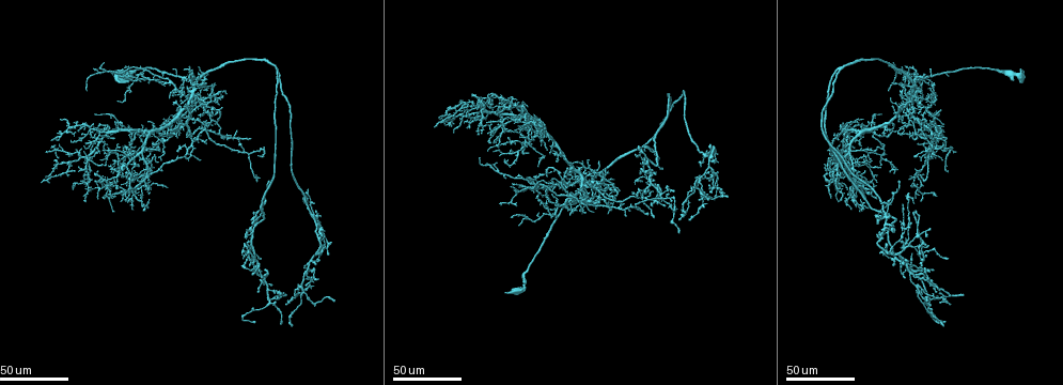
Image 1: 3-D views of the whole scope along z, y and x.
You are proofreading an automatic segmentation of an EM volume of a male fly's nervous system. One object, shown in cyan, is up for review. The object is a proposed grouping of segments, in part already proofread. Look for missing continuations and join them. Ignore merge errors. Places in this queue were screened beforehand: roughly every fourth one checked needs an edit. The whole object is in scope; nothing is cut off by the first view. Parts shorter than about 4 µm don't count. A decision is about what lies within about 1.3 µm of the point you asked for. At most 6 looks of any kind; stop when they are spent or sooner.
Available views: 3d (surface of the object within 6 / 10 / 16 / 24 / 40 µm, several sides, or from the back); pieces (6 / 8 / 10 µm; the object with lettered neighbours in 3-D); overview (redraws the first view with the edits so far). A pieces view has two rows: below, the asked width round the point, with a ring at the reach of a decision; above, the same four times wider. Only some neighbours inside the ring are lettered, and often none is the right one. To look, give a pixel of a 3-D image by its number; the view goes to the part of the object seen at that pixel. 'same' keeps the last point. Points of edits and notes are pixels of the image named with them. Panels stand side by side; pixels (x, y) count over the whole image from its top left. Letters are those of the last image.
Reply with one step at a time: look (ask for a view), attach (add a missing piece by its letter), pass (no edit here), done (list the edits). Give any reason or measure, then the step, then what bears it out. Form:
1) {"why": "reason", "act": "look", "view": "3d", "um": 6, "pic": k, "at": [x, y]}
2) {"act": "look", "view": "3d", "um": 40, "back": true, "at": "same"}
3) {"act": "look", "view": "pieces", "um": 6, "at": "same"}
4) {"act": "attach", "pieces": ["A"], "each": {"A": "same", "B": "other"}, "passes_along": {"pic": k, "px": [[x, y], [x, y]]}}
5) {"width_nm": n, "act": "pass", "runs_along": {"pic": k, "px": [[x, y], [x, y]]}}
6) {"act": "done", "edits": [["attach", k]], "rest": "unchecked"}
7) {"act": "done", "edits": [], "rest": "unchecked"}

{"why": "an open end", "act": "look", "view": "3d", "um": 40, "pic": 1, "at": [94, 68]}

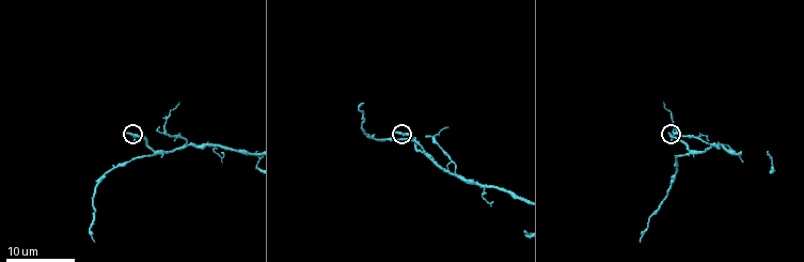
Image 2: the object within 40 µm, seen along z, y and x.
{"why": "see the neighbours", "act": "look", "view": "pieces", "um": 8, "pic": 2, "at": [397, 130]}

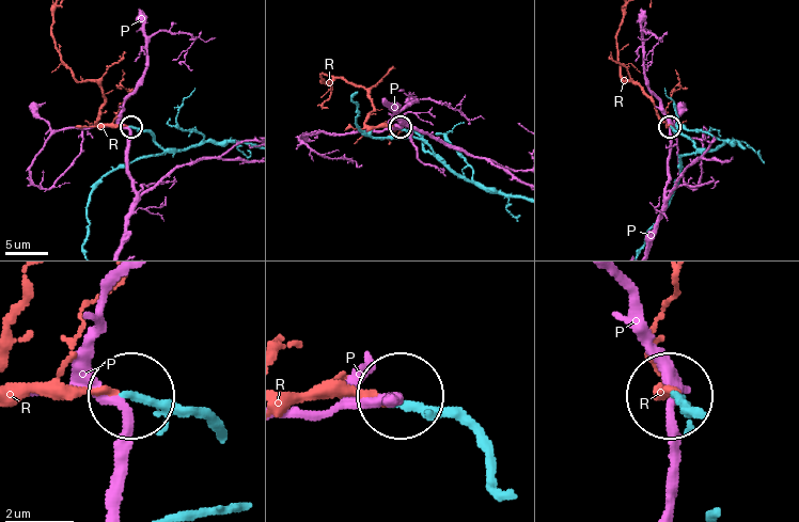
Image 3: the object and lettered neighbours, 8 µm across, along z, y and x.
{"width_nm": 210, "act": "attach", "pieces": ["R"], "each": {"P": "other", "R": "same"}, "passes_along": {"pic": 3, "px": [[680, 135], [662, 121], [638, 86], [623, 80], [619, 50]]}, "found": "the neuron continues"}

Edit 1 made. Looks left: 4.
{"act": "look", "view": "overview"}

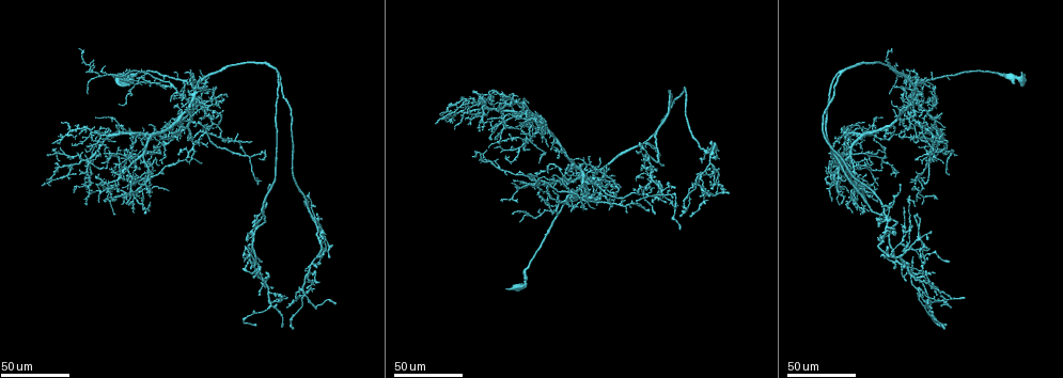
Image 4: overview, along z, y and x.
{"why": "branch stops here", "act": "look", "view": "3d", "um": 40, "pic": 4, "at": [644, 163]}

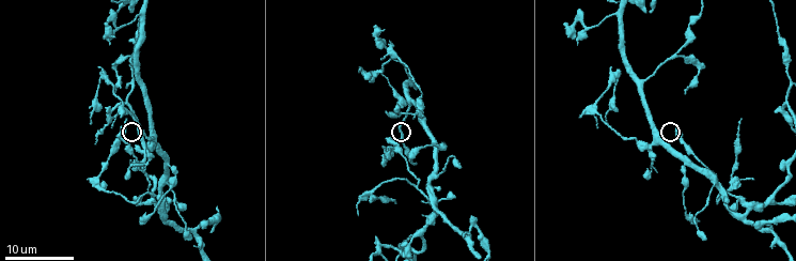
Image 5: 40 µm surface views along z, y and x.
{"why": "see the neighbours", "act": "look", "view": "pieces", "um": 6, "pic": 5, "at": [678, 129]}

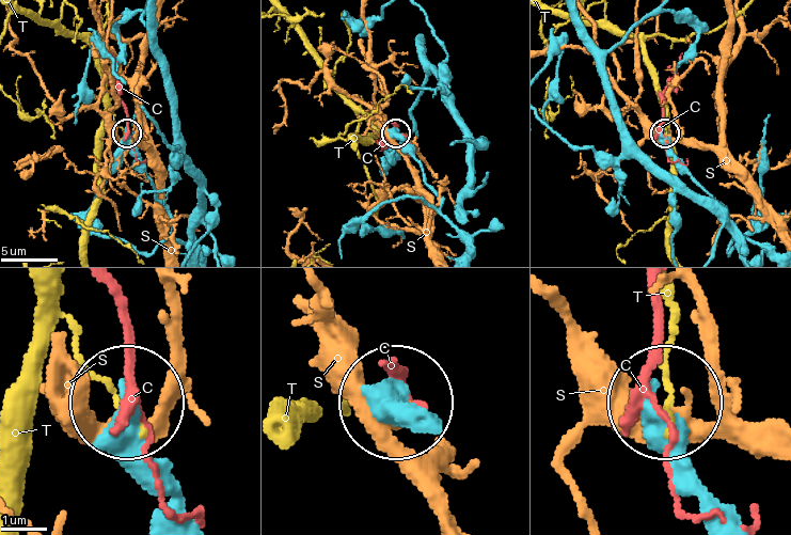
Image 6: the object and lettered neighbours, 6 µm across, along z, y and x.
{"width_nm": 260, "act": "pass", "each": {"C": "other", "S": "other", "T": "other"}, "found": "no lettered piece goes on from it"}

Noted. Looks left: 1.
{"act": "done", "edits": [["attach", 3]], "rest": "unchecked"}

